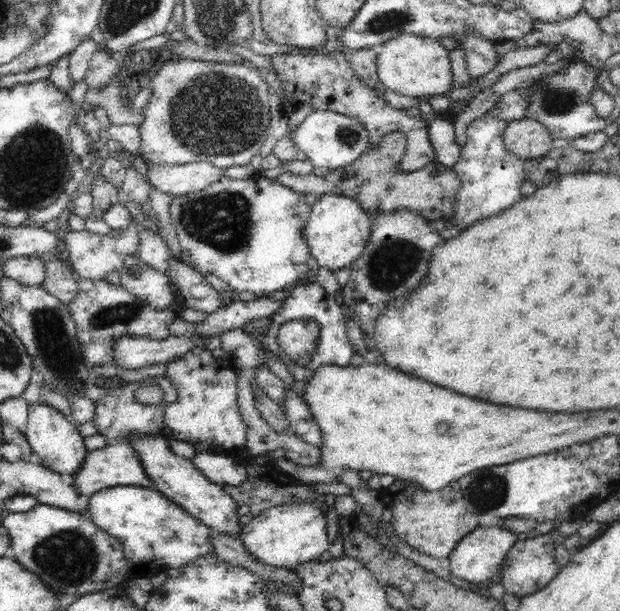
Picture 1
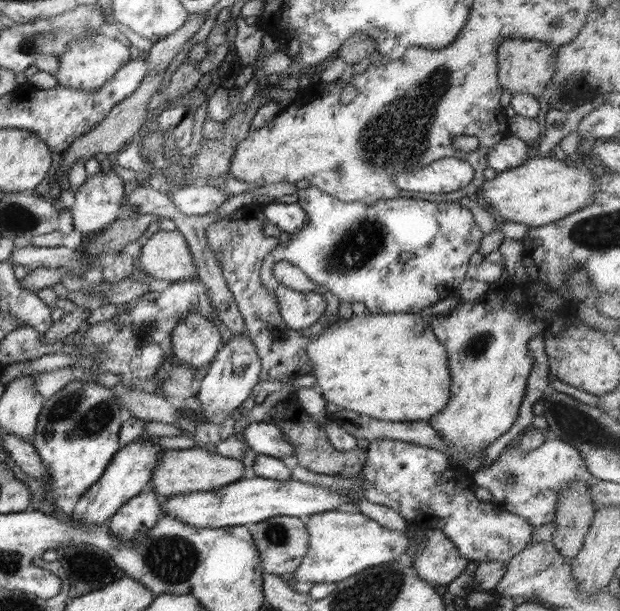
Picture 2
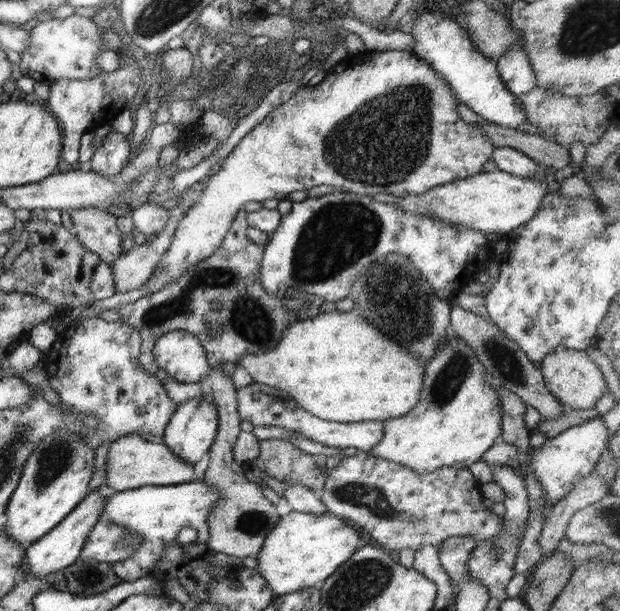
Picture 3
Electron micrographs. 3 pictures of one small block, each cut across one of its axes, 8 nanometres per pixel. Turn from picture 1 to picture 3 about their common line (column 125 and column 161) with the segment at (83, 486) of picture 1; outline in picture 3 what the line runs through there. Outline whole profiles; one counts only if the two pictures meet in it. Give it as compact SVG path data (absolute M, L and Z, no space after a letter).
M124 435L110 441L106 461L106 484L116 492L142 486L184 484L193 482L196 476L193 466L174 455L174 452L166 447L166 443L160 440L150 442L140 435Z

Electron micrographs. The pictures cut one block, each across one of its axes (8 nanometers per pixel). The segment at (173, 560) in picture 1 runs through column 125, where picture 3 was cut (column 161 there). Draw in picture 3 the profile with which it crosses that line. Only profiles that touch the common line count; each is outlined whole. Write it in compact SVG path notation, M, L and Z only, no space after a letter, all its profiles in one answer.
M204 481L168 486L142 486L106 497L100 519L106 517L110 522L128 527L138 532L138 535L142 535L143 540L142 544L138 544L131 558L112 564L114 573L124 581L133 581L138 577L150 575L151 569L156 568L156 563L162 559L164 547L168 543L178 543L178 532L186 526L197 530L198 538L193 544L206 543L209 538L206 522L208 522L210 508L214 508L218 500L220 500L220 491L216 487L210 487Z

